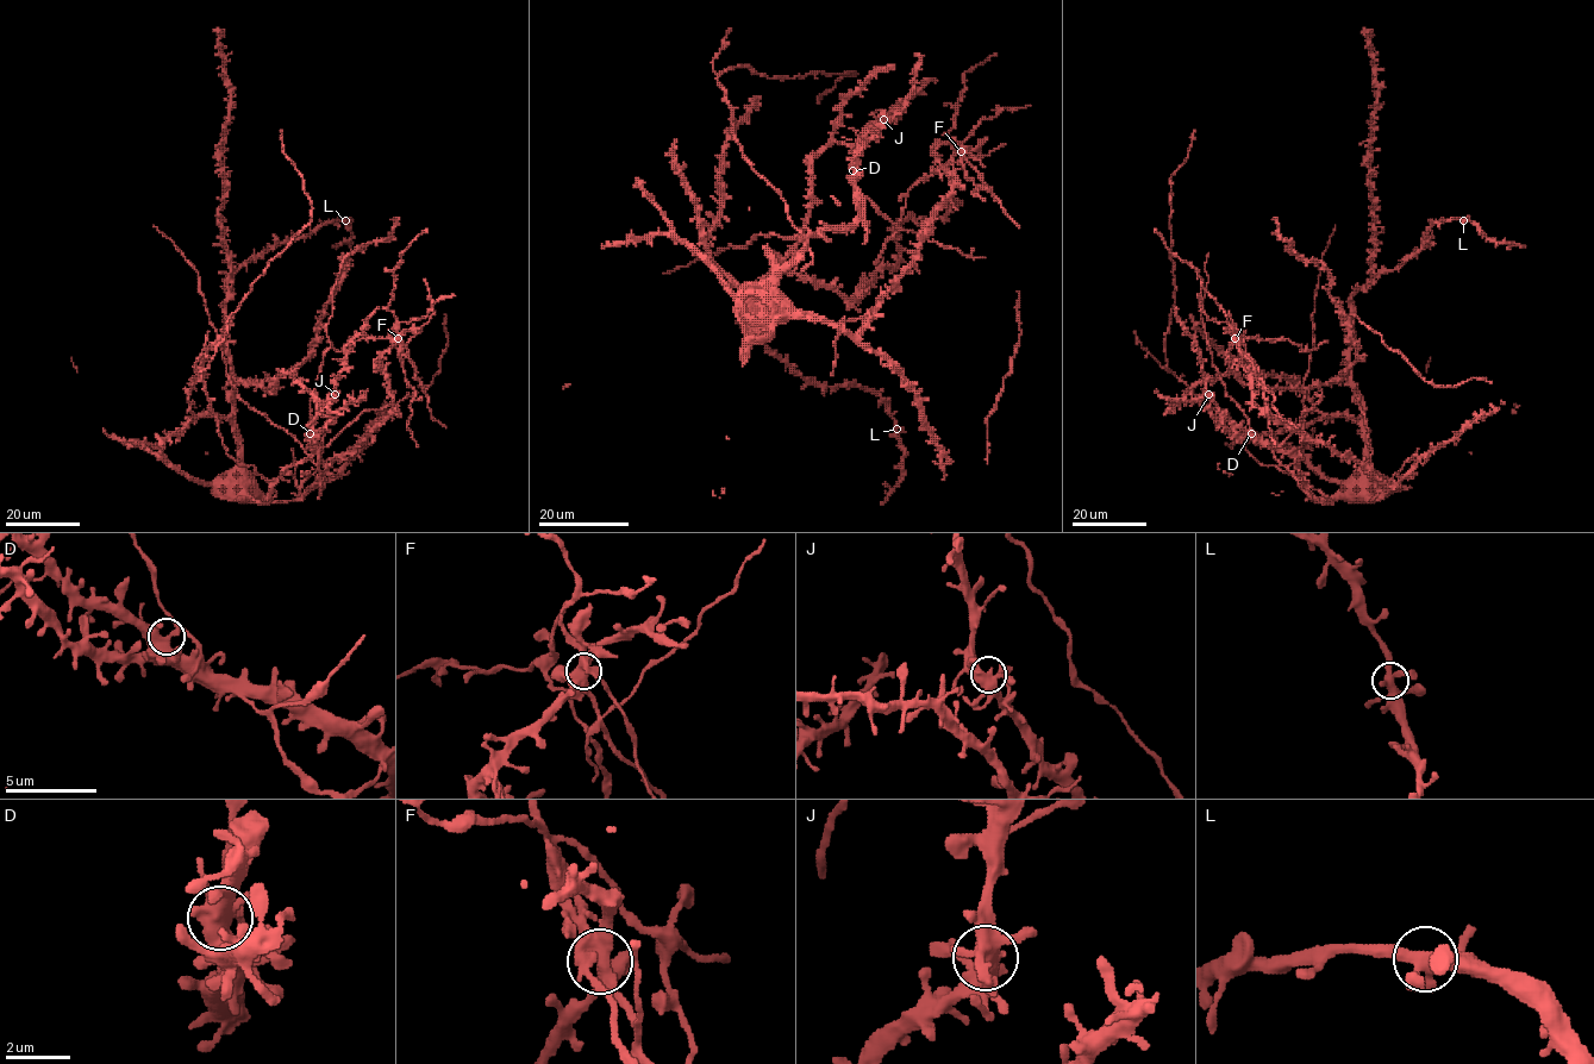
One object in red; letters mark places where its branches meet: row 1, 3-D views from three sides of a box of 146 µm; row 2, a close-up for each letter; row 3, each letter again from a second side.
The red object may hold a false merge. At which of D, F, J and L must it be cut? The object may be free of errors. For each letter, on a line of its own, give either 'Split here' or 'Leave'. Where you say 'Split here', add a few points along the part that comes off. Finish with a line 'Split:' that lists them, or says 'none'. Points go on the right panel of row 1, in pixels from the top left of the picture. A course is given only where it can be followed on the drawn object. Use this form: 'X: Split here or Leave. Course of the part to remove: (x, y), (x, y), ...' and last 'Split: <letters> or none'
D: Leave
F: Split here. Course of the part to remove: (1235, 338), (1231, 325), (1243, 336), (1246, 352), (1257, 367), (1257, 381), (1264, 390), (1275, 448)
J: Leave
L: Leave
Split: F

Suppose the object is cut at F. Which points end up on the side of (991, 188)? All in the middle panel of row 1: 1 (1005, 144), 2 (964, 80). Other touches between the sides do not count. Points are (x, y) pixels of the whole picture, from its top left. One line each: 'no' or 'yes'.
1: yes
2: yes

